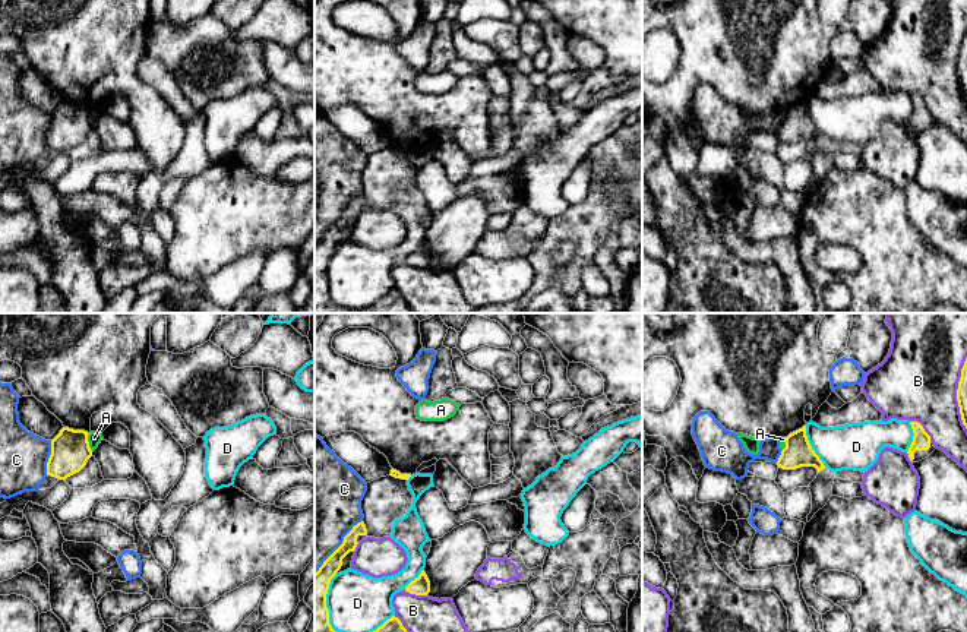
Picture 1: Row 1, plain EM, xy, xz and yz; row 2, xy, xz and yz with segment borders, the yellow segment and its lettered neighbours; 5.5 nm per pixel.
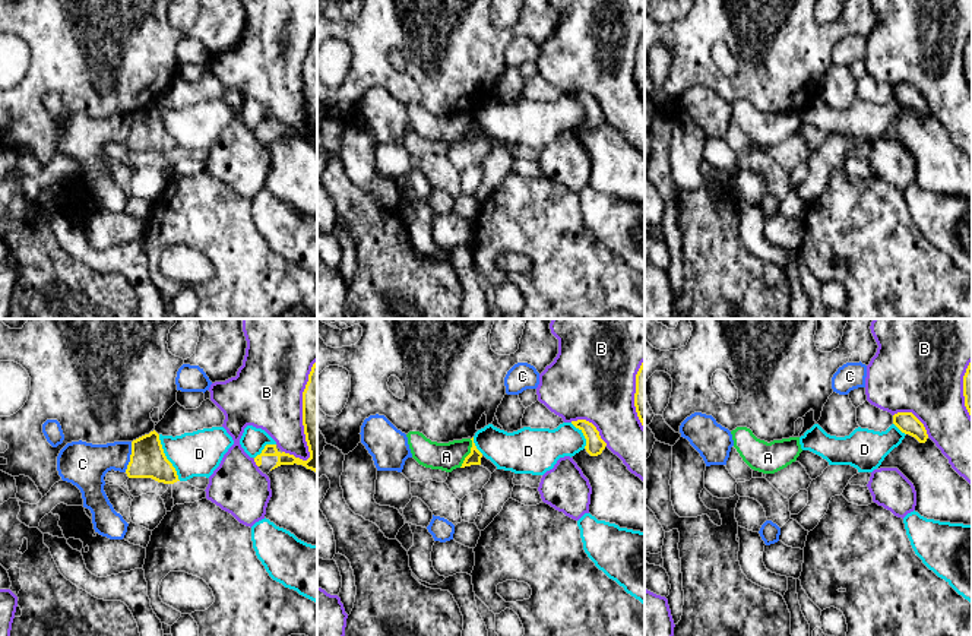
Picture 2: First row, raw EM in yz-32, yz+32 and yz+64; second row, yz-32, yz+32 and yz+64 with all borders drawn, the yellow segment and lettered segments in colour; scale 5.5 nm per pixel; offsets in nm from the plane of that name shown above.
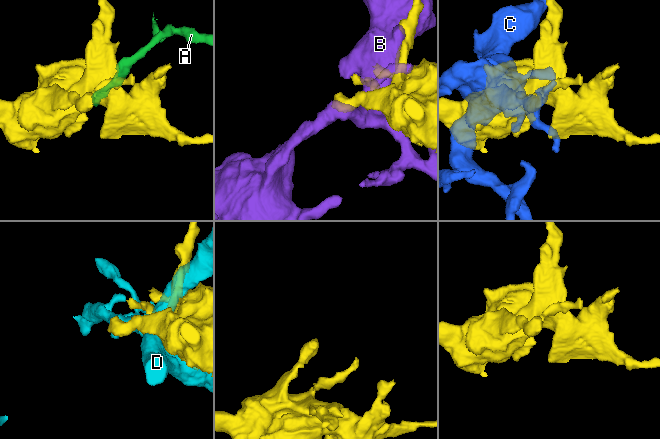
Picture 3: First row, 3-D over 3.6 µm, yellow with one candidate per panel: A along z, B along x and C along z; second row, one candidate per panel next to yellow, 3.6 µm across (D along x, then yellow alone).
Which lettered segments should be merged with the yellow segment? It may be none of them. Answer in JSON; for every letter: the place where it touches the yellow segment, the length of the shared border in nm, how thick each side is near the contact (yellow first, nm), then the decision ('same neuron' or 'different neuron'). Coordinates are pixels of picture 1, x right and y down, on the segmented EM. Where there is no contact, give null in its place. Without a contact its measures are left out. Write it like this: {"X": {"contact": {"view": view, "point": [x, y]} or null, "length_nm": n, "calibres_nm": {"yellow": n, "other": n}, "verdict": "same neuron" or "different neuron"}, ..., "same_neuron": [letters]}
{"A": {"contact": {"view": "xy", "point": [88, 442]}, "length_nm": 110, "calibres_nm": {"yellow": 220, "other": 80}, "verdict": "different neuron"}, "B": {"contact": {"view": "yz", "point": [922, 427]}, "length_nm": 160, "calibres_nm": {"yellow": 100, "other": 440}, "verdict": "different neuron"}, "C": {"contact": {"view": "xy", "point": [49, 458]}, "length_nm": 190, "calibres_nm": {"yellow": 220, "other": 260}, "verdict": "different neuron"}, "D": {"contact": {"view": "yz", "point": [811, 446]}, "length_nm": 260, "calibres_nm": {"yellow": 160, "other": 260}, "verdict": "different neuron"}, "same_neuron": []}

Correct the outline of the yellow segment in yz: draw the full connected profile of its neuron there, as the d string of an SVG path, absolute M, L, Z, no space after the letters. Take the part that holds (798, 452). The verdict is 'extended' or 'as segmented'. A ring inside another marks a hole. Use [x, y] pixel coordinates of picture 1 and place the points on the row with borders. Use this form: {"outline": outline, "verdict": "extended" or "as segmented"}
{"outline": "M806 426L790 433L786 437L786 448L781 451L777 465L778 468L783 468L783 470L815 467L818 473L825 468L824 462L815 454L815 451L812 449L808 440Z", "verdict": "as segmented"}

